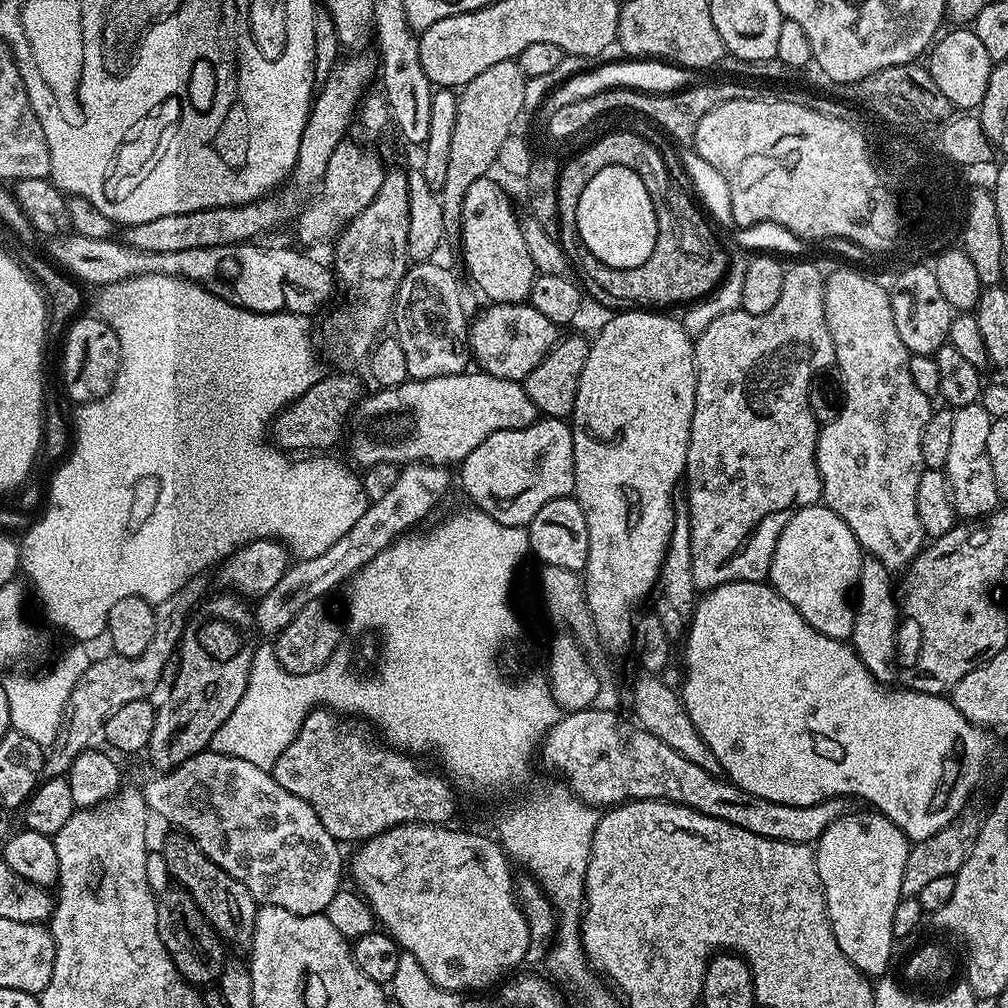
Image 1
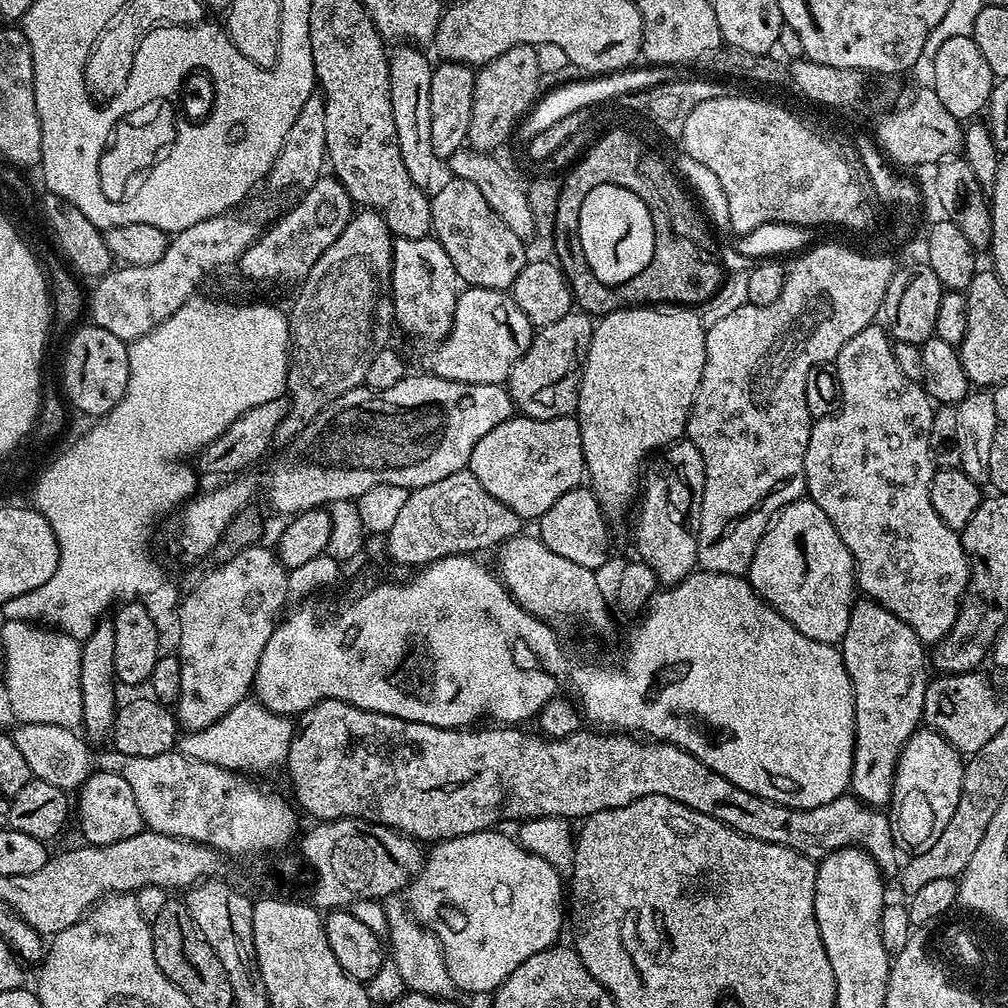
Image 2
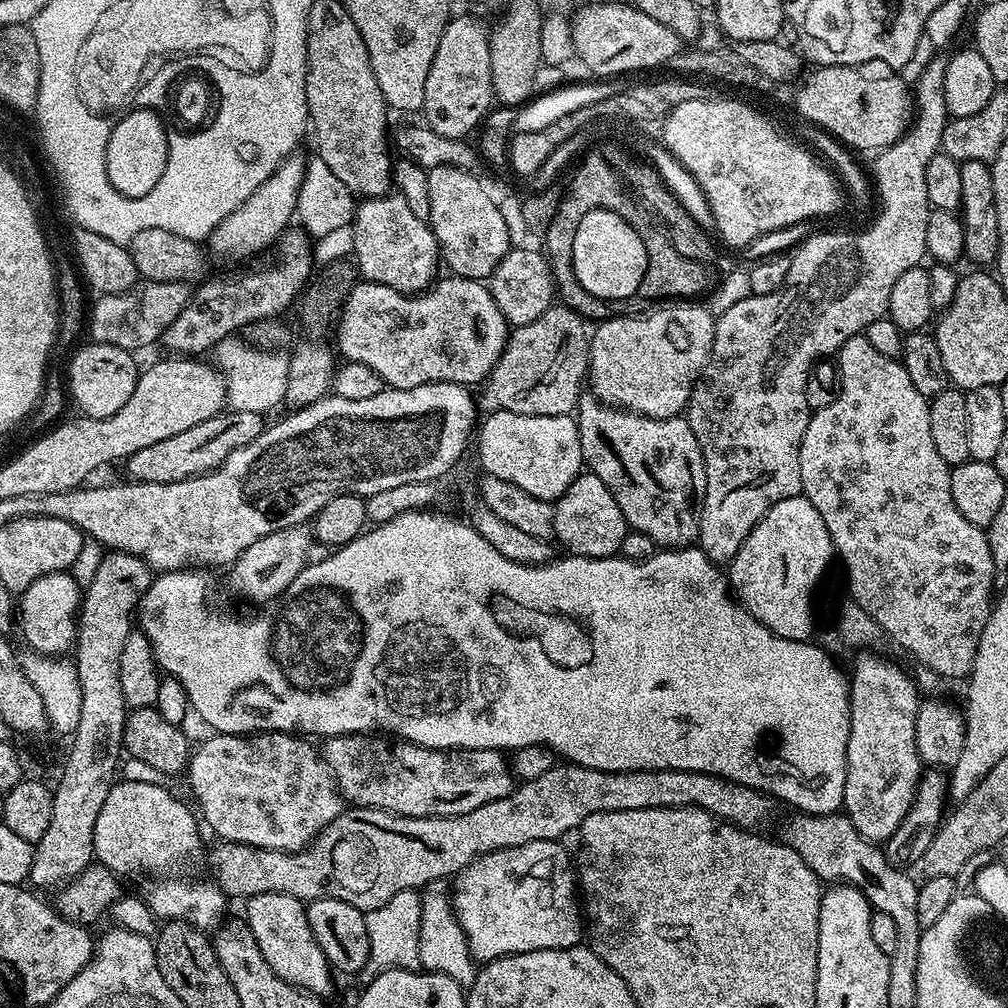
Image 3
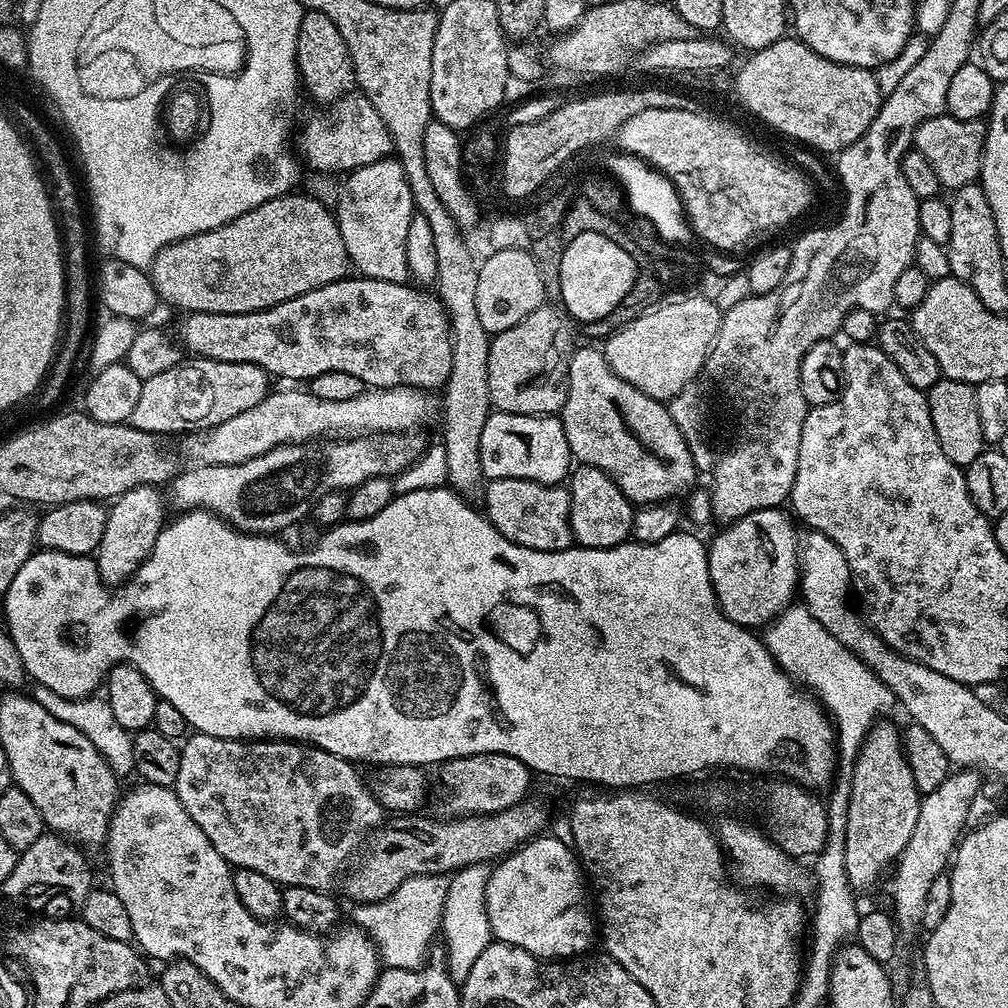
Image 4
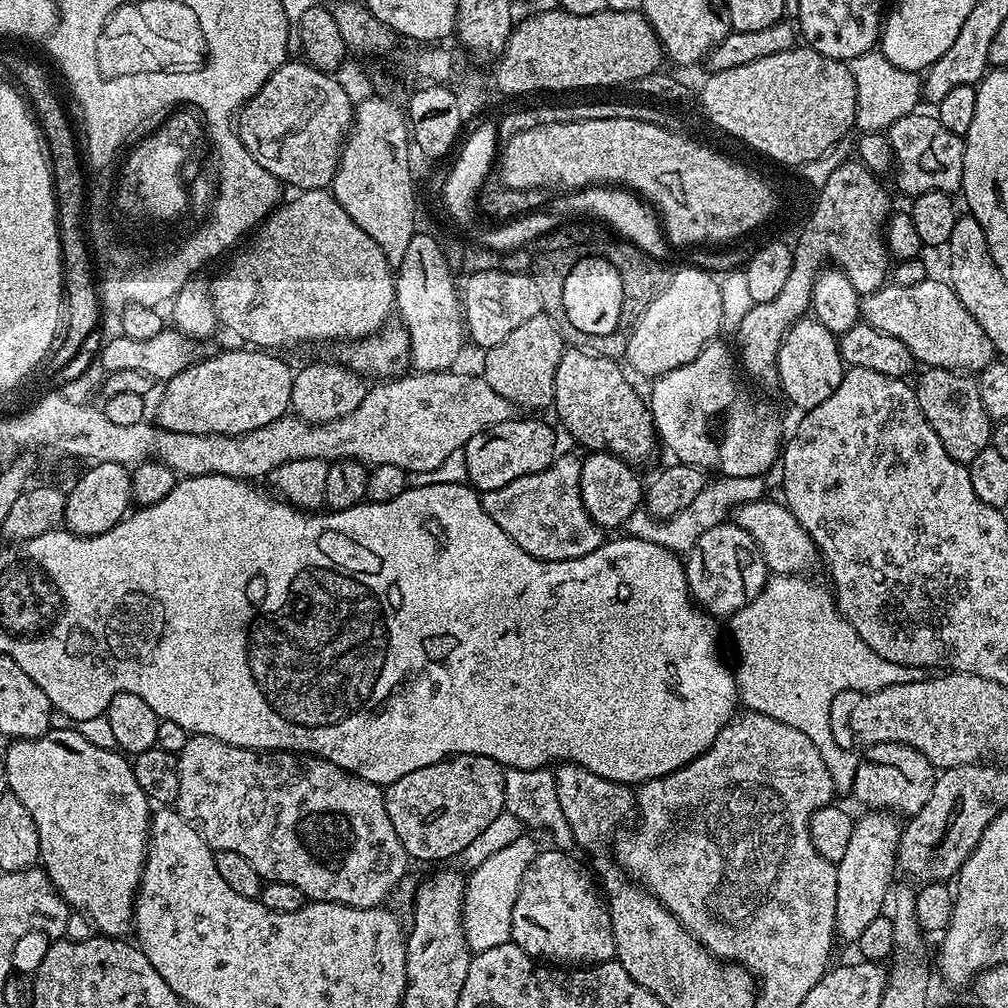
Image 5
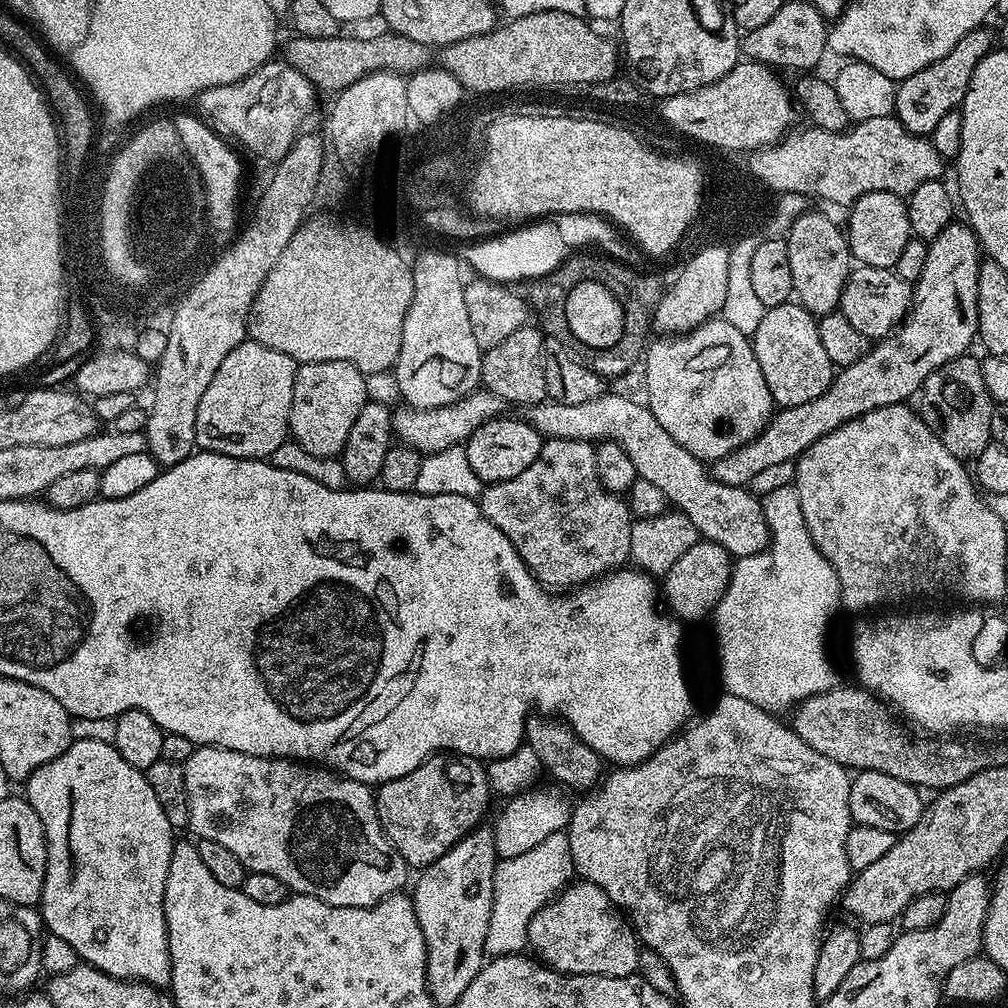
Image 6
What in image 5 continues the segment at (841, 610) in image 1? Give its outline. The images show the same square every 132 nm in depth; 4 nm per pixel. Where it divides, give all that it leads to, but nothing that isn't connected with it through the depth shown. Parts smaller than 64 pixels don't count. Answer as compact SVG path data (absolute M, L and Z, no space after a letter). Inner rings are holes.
M725 522L706 530L698 542L686 554L684 573L689 593L703 611L713 617L731 618L735 612L742 610L768 583L770 573L760 547L735 522Z

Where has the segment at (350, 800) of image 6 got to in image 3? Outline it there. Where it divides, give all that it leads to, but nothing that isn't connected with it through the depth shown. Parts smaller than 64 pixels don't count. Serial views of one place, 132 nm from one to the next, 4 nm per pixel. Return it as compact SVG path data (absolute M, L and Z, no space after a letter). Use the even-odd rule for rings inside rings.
M261 732L249 736L212 734L209 737L191 749L186 777L188 788L196 799L199 819L206 828L208 823L209 830L220 836L216 838L221 841L279 852L301 852L344 811L346 804L336 786L336 779L328 769L321 749L312 745L315 743L291 732Z

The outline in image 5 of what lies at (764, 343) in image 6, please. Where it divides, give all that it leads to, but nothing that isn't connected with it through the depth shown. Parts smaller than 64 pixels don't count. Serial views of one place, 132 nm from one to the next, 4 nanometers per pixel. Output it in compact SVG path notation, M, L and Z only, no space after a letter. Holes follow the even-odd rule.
M814 318L799 320L782 338L776 365L780 379L779 391L784 391L785 398L799 410L822 406L822 402L826 402L826 398L838 390L846 371L840 356L839 339Z

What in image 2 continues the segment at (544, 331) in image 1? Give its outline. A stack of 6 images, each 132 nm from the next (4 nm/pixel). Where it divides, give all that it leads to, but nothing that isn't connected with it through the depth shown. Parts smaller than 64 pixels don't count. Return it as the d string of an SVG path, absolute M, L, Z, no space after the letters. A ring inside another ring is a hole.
M465 287L456 297L450 334L439 341L428 356L427 371L454 382L504 384L510 370L526 354L534 329L514 298L498 288Z

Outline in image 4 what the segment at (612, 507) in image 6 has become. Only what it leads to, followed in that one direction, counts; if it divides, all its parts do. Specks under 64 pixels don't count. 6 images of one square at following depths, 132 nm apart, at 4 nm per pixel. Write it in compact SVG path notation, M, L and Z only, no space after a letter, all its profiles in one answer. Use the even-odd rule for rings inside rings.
M502 478L491 481L486 488L488 508L486 515L493 524L497 525L511 544L526 546L530 550L543 552L561 552L573 547L572 527L570 526L570 494L567 487L558 484L539 484L522 478Z

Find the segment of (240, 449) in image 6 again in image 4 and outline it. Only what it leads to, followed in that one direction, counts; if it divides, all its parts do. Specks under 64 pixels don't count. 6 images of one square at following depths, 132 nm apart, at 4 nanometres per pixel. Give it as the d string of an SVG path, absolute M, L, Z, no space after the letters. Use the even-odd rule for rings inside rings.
M188 358L174 365L170 370L162 370L162 374L154 374L154 378L144 381L142 394L134 405L131 427L139 432L192 432L199 434L207 429L226 422L226 418L234 418L234 414L242 414L242 410L250 410L250 406L258 406L262 398L270 391L270 377L258 366L239 364L238 362L218 362L203 358Z

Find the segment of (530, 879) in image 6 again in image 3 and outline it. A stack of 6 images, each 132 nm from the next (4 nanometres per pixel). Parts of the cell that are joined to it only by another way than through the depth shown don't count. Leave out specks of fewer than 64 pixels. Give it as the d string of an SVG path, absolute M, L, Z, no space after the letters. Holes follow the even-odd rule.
M435 880L432 884L425 884L420 892L420 901L422 902L422 926L418 942L420 968L425 972L437 972L446 978L454 978L454 982L458 982L458 986L465 990L471 988L476 980L478 968L468 948L466 934L457 922L456 911L452 908L449 881Z

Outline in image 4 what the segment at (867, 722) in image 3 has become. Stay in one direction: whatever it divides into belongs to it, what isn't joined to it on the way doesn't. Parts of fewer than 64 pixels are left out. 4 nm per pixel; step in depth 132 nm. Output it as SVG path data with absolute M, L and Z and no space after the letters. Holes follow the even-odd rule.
M888 718L881 719L872 725L852 767L844 845L846 874L853 890L874 887L876 879L899 861L918 823L921 799L922 794L904 756L901 729L896 729Z

